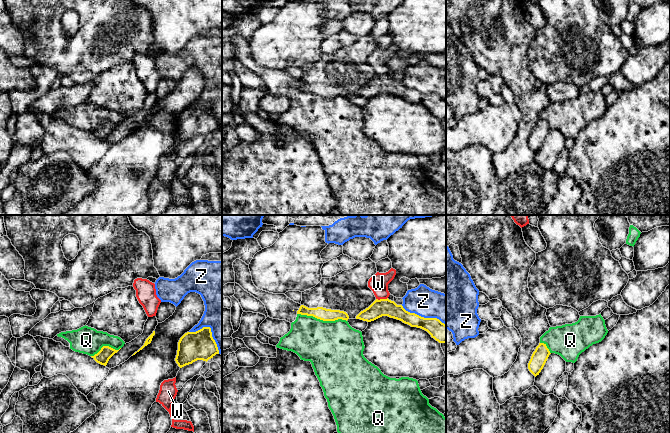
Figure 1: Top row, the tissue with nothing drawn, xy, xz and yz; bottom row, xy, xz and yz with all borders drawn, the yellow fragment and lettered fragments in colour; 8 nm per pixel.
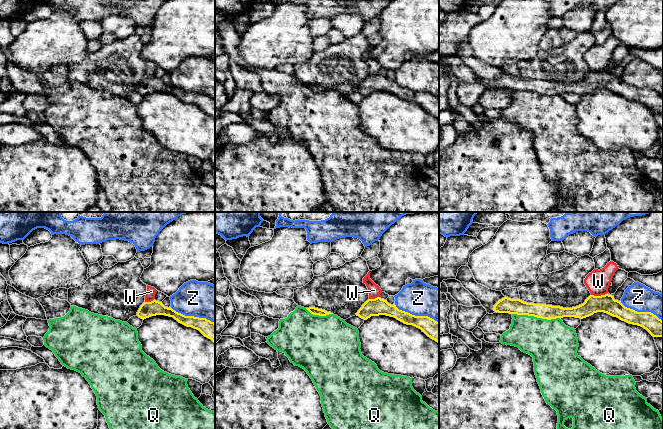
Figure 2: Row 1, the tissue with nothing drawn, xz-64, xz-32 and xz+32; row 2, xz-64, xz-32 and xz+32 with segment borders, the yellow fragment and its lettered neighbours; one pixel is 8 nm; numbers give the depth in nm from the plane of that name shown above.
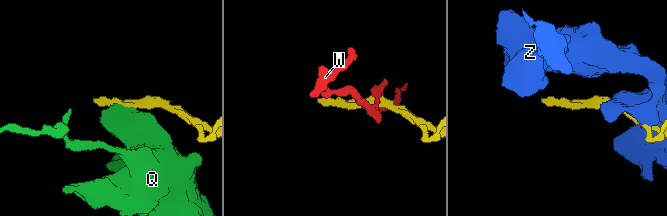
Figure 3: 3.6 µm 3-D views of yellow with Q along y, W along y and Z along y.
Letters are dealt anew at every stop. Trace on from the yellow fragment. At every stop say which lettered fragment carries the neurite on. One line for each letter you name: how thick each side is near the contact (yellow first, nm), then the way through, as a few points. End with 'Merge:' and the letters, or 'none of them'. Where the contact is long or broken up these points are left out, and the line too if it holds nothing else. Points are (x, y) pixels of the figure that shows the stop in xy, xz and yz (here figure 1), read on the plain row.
Merge: none of them

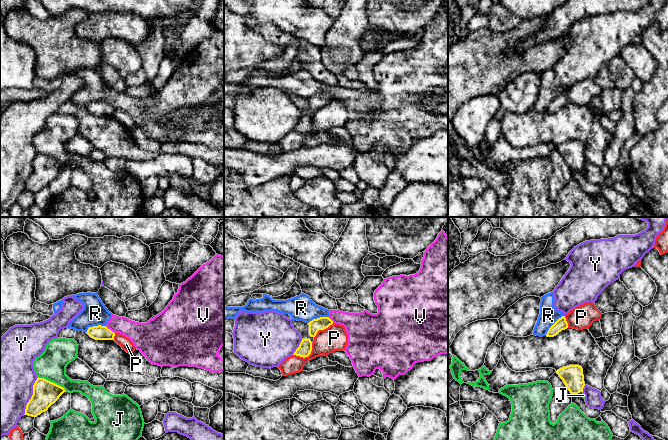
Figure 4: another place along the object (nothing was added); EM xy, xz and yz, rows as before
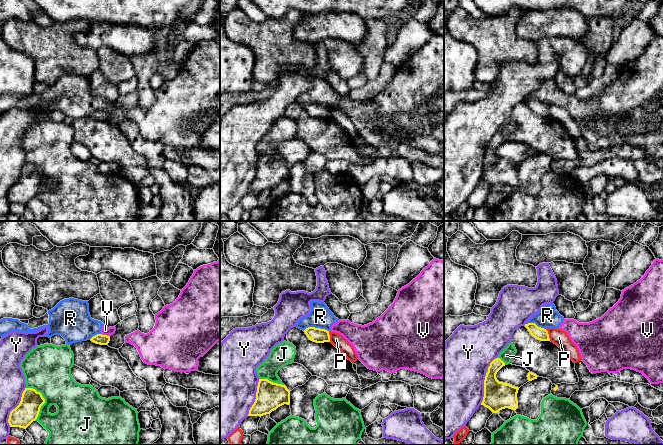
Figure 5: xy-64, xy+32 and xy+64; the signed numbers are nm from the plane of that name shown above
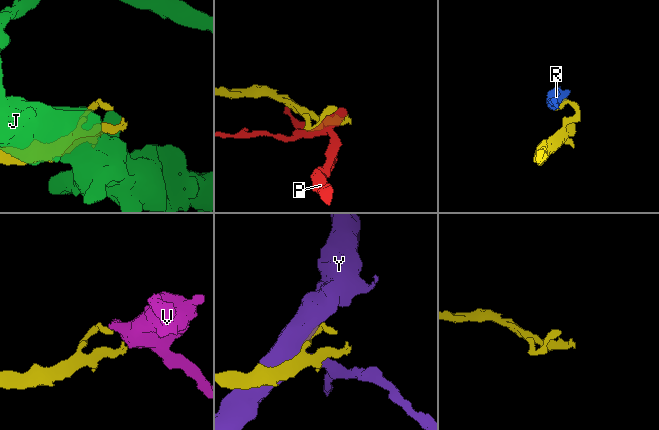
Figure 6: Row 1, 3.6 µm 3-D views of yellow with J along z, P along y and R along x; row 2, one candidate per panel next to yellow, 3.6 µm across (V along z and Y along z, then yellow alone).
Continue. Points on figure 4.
Merge: none of them

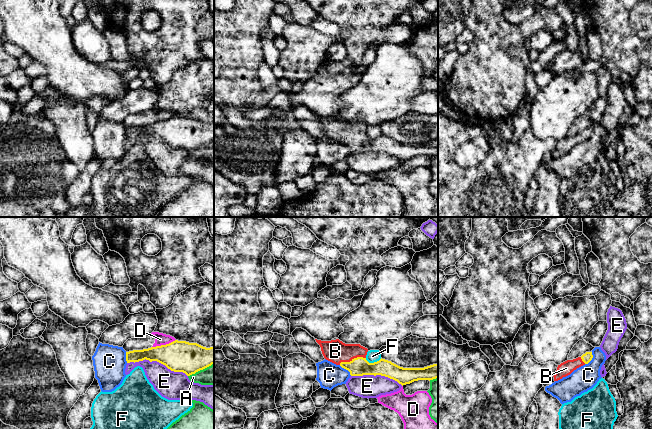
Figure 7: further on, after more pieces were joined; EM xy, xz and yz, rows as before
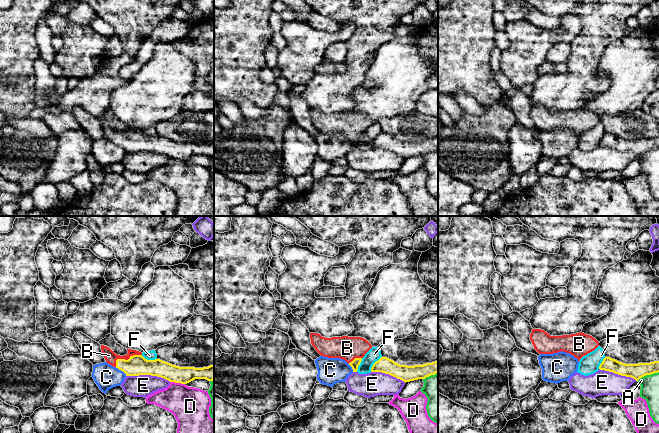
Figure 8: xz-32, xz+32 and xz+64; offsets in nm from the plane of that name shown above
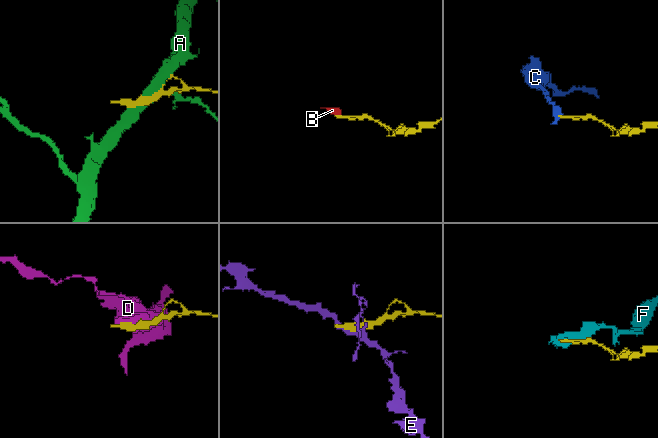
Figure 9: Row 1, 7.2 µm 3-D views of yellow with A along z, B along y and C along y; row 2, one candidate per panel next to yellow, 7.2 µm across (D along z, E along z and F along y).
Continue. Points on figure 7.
B: 150/190 nm | across xz (359, 142), (352, 135), (335, 127)
Merge: B

